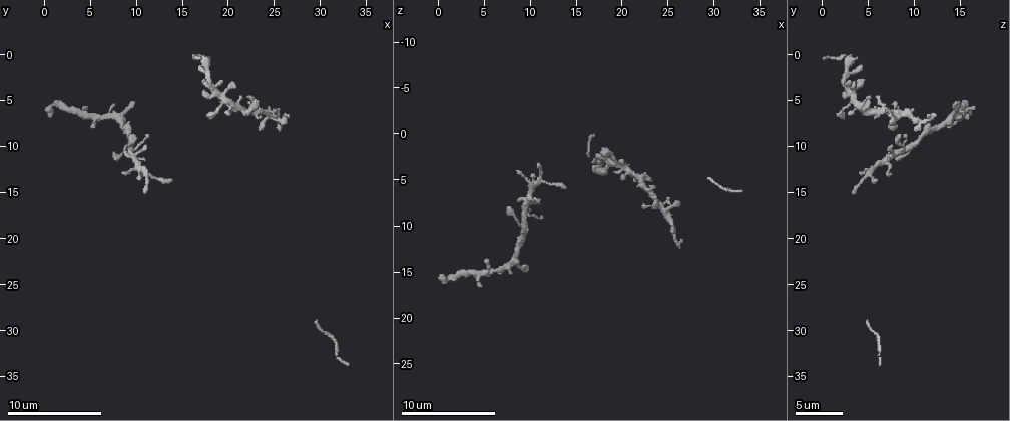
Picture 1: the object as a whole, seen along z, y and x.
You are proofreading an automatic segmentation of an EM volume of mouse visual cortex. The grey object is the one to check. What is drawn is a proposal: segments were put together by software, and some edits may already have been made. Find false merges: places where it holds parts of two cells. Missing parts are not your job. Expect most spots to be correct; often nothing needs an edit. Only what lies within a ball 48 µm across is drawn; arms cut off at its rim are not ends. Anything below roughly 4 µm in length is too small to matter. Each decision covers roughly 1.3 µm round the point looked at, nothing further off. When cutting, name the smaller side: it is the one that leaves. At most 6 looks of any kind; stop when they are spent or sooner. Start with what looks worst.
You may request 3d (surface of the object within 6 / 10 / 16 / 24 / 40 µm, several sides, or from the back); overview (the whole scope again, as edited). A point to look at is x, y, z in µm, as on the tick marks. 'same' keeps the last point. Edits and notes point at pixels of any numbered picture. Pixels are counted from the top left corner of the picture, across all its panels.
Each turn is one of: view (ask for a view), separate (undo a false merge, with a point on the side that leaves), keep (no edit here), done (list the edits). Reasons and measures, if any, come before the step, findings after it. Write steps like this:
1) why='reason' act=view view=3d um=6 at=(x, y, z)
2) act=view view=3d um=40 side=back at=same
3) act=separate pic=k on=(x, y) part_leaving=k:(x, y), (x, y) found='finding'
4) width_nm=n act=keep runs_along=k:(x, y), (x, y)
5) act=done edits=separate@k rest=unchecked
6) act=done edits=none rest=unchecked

why='four or more arms meet' act=view view=3d um=6 at=(19.4, 5.2, 3.0)

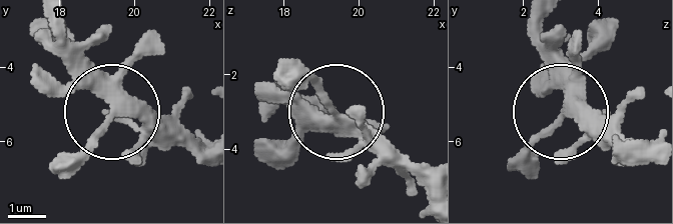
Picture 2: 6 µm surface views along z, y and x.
width_nm=340 act=keep runs_along=2:(168, 147), (40, 35) found='one cell here'

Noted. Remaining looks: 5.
why='four or more arms meet' act=view view=3d um=16 at=(11.2, 13.2, 5.0)

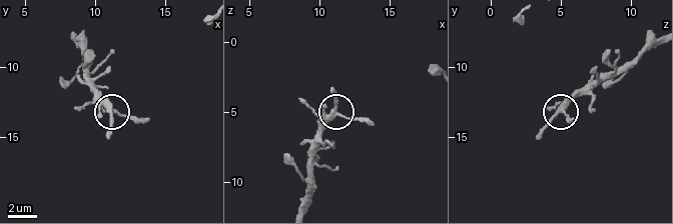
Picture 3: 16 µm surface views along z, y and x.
width_nm=270 act=keep found='continuous, no second cell'

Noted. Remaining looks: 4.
why='thin neck' act=view view=3d um=6 at=(29.6, 28.8, 4.8)

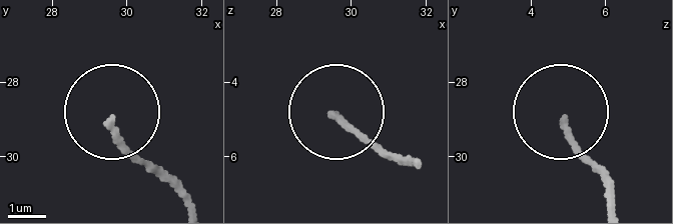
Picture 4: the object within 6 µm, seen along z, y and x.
act=keep found='all the same cell'

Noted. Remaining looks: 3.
act=done edits=none rest=unchecked

